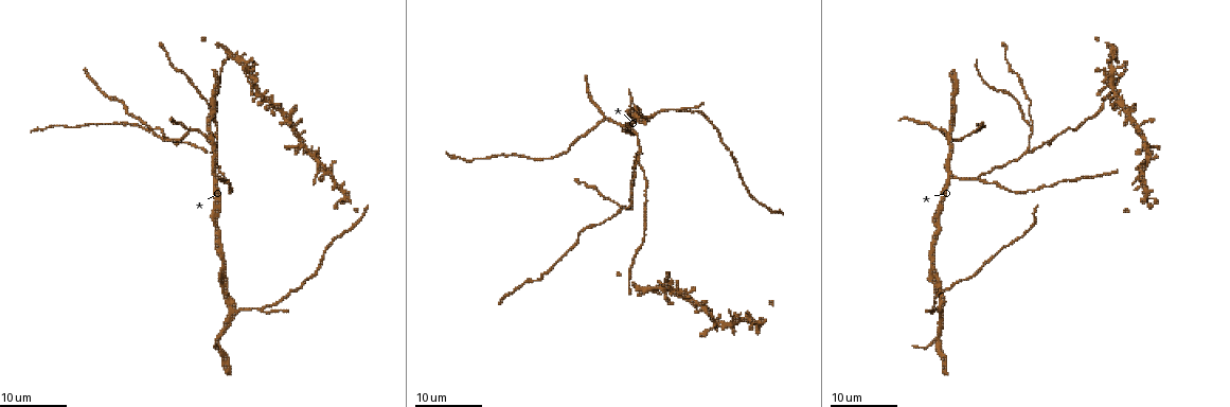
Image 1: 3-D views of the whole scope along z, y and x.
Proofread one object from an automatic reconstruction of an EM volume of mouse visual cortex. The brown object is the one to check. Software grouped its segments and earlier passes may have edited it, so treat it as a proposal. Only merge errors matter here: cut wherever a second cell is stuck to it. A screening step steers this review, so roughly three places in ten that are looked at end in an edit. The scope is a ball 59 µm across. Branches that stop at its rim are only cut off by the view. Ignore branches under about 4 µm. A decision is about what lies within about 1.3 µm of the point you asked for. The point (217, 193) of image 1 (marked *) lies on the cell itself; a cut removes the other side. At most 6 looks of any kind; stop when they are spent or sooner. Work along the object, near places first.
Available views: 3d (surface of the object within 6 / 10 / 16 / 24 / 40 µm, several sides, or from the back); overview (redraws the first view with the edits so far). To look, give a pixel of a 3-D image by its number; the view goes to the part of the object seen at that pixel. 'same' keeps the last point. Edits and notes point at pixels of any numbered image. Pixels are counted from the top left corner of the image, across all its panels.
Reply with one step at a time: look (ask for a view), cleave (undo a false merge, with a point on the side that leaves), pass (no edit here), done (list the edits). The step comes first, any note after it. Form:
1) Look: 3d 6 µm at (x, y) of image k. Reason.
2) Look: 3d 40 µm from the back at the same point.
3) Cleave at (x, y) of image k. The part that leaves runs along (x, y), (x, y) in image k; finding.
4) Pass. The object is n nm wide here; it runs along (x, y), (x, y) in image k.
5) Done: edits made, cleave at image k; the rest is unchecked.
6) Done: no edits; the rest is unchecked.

Look: 3d 16 µm at (221, 283) of image 1. Calibre changes.

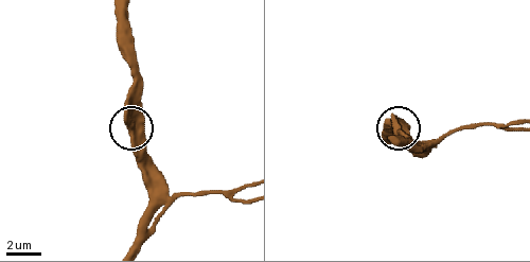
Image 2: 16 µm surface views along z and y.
Look: 3d 10 µm at (129, 125) of image 2.

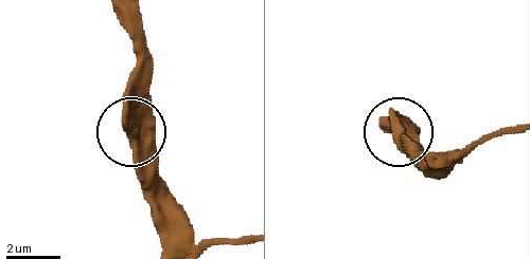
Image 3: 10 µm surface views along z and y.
Look: 3d 10 µm from the back at (132, 126) of image 3.

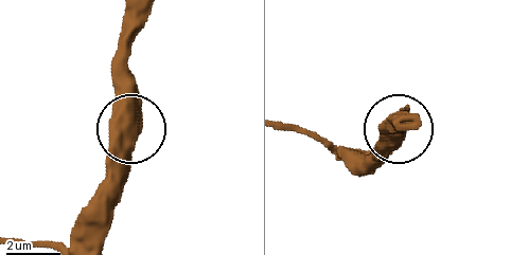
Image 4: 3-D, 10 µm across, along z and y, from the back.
Pass. 3 arms meet here; continuous, no second cell.

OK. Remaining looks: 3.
Look: 3d 24 µm at (654, 113) of image 1.

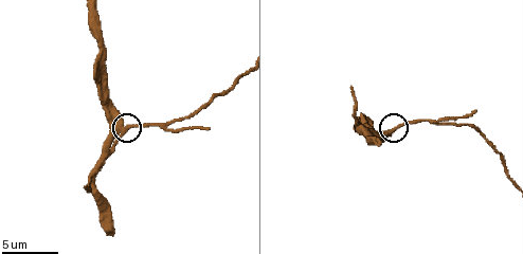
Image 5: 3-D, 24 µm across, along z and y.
Look: 3d 10 µm at (125, 129) of image 5.

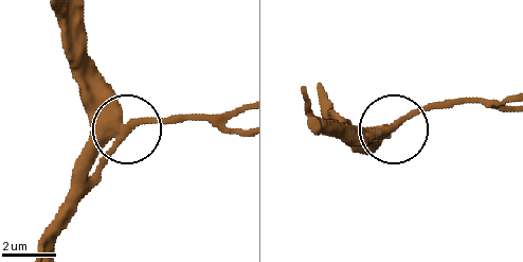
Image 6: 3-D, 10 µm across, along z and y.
Pass. All the same cell.

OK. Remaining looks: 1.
Done: no edits; the rest is unchecked.

